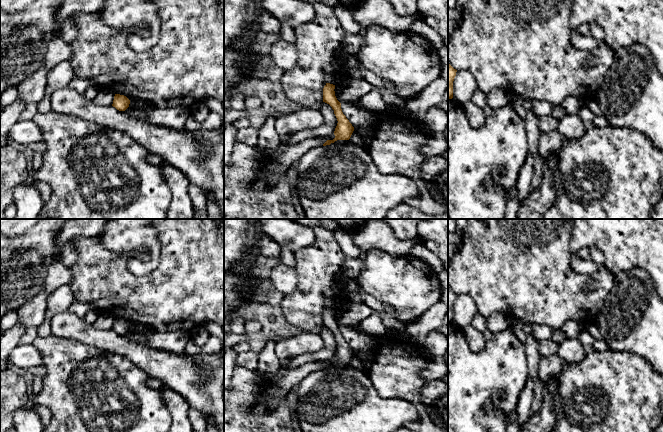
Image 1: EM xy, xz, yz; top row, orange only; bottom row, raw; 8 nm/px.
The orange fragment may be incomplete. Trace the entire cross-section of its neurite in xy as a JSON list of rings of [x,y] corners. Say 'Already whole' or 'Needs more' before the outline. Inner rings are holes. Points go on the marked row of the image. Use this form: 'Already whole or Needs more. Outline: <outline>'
Already whole. Outline: [[[115,94],[112,106],[115,107],[119,111],[125,111],[130,104],[130,100],[120,94]]]

